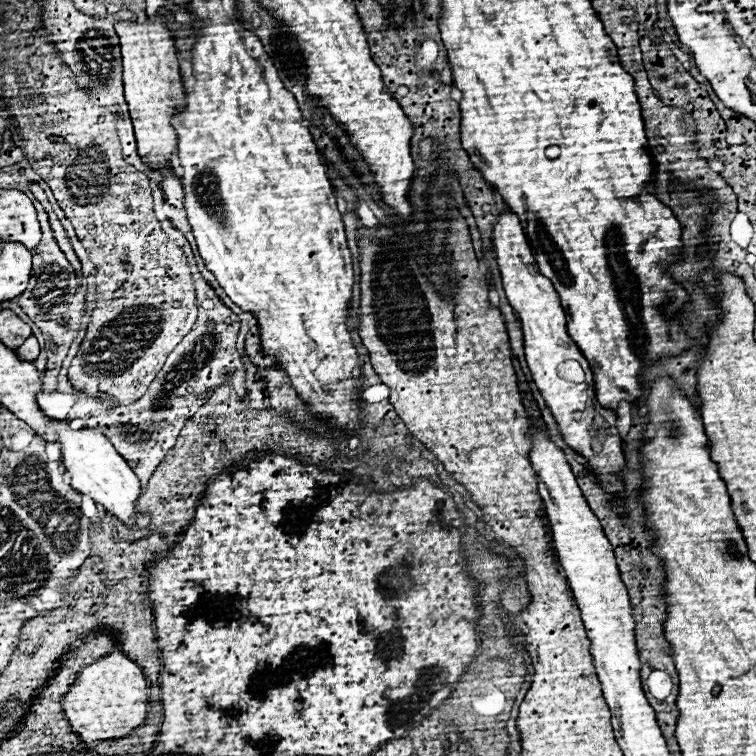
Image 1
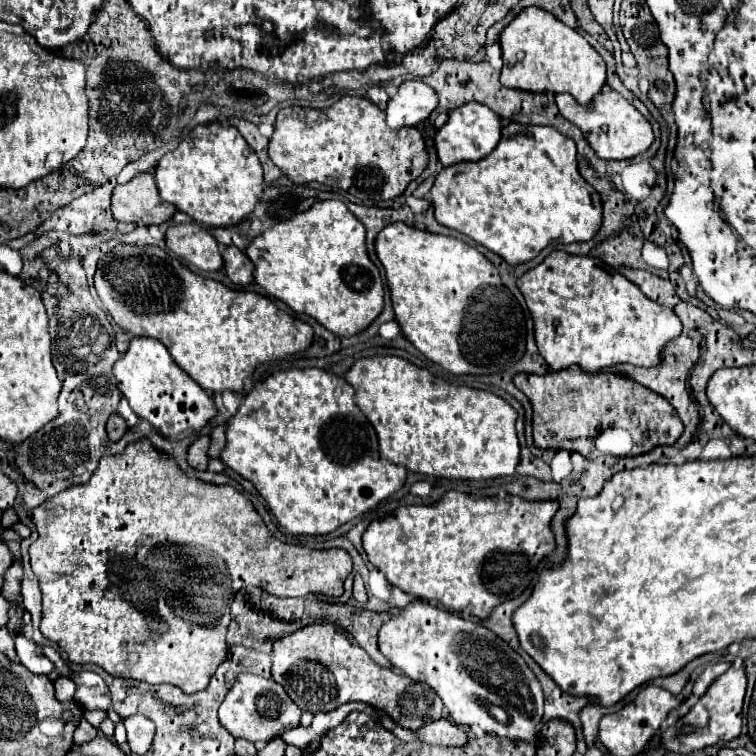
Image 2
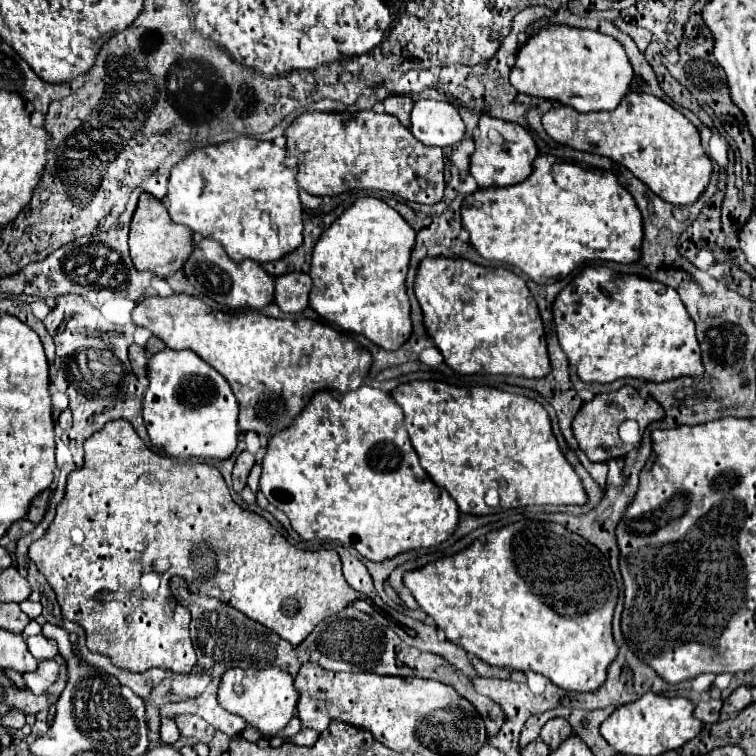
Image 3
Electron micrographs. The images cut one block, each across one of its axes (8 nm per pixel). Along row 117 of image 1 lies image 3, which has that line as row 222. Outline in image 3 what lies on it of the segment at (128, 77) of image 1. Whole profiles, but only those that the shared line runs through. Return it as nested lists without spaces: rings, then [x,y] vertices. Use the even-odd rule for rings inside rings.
[[[144,192],[138,200],[132,224],[130,224],[130,256],[136,270],[150,270],[160,278],[166,278],[170,272],[180,270],[192,252],[192,230],[182,224],[170,222],[168,210],[152,194]]]

